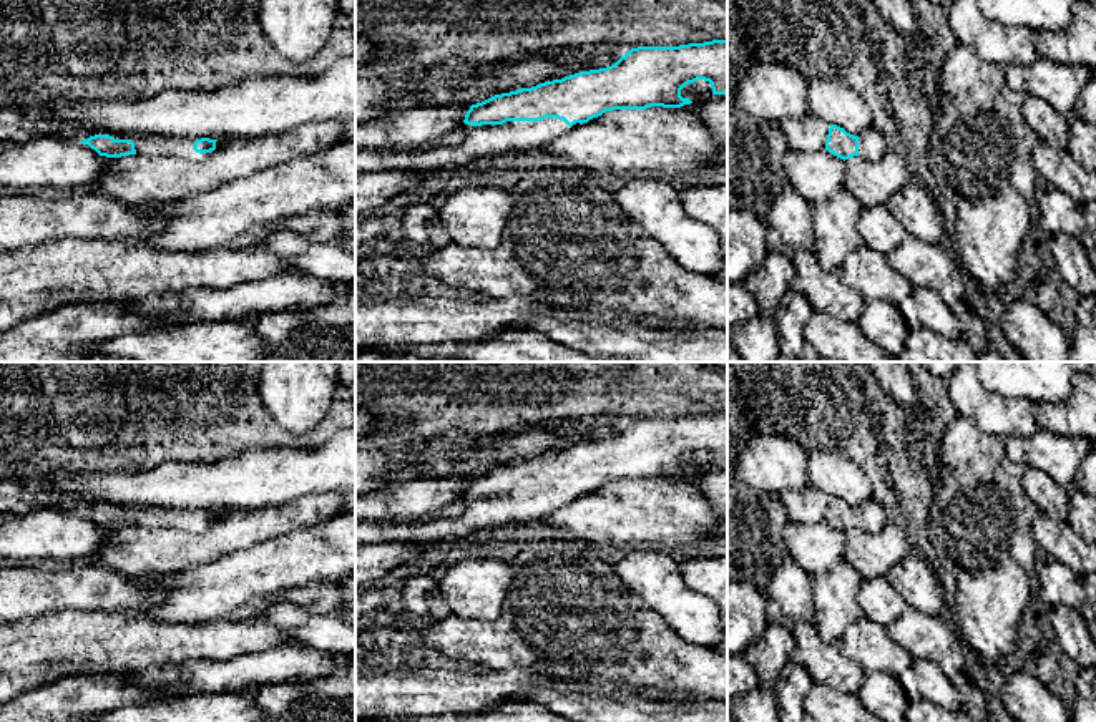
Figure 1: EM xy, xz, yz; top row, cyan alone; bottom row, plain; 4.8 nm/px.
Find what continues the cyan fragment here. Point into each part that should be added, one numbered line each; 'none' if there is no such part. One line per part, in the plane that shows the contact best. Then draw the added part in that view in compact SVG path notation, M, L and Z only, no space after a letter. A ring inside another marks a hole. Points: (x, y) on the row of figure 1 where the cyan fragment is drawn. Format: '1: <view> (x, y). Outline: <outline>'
1: xz (477, 141). Outline: M558 118L541 121L506 121L503 124L460 124L458 143L428 143L422 149L409 146L365 146L355 149L355 174L374 171L435 171L468 166L480 158L508 151L543 148L563 136L570 126Z

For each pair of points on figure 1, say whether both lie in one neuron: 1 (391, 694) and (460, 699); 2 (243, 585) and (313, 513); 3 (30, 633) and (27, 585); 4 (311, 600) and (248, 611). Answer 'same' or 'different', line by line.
1: same
2: different
3: different
4: same

